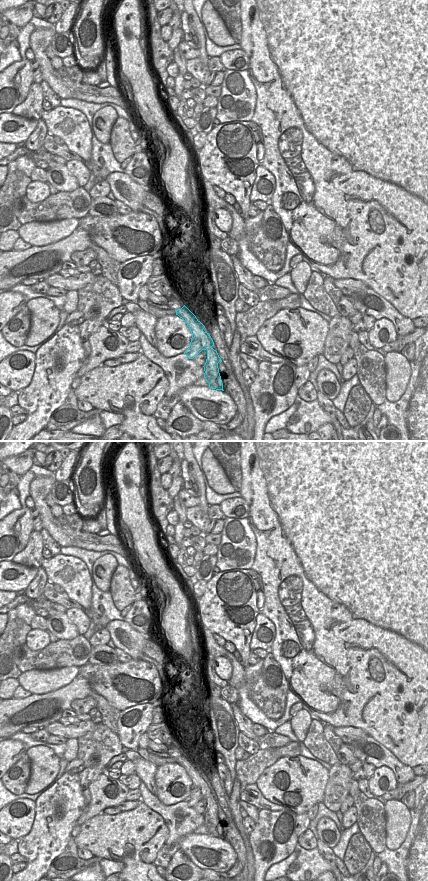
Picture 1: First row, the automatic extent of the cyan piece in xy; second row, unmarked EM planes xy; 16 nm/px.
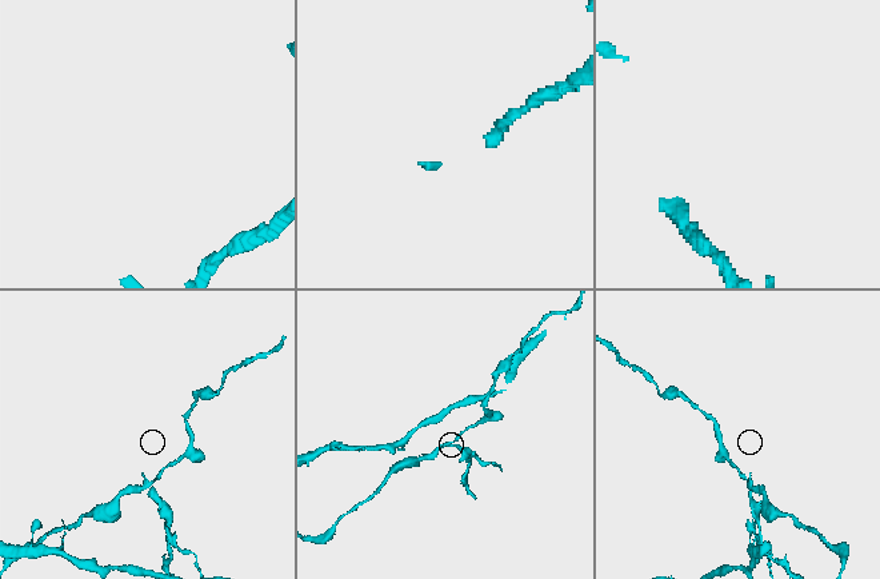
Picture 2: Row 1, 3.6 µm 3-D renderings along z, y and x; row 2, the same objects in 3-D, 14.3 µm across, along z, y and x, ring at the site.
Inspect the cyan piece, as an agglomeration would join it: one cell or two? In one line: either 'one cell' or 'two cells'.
two cells

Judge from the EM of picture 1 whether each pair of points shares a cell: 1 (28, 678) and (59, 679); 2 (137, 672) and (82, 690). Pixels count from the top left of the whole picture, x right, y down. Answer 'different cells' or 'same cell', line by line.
1: same cell
2: different cells

